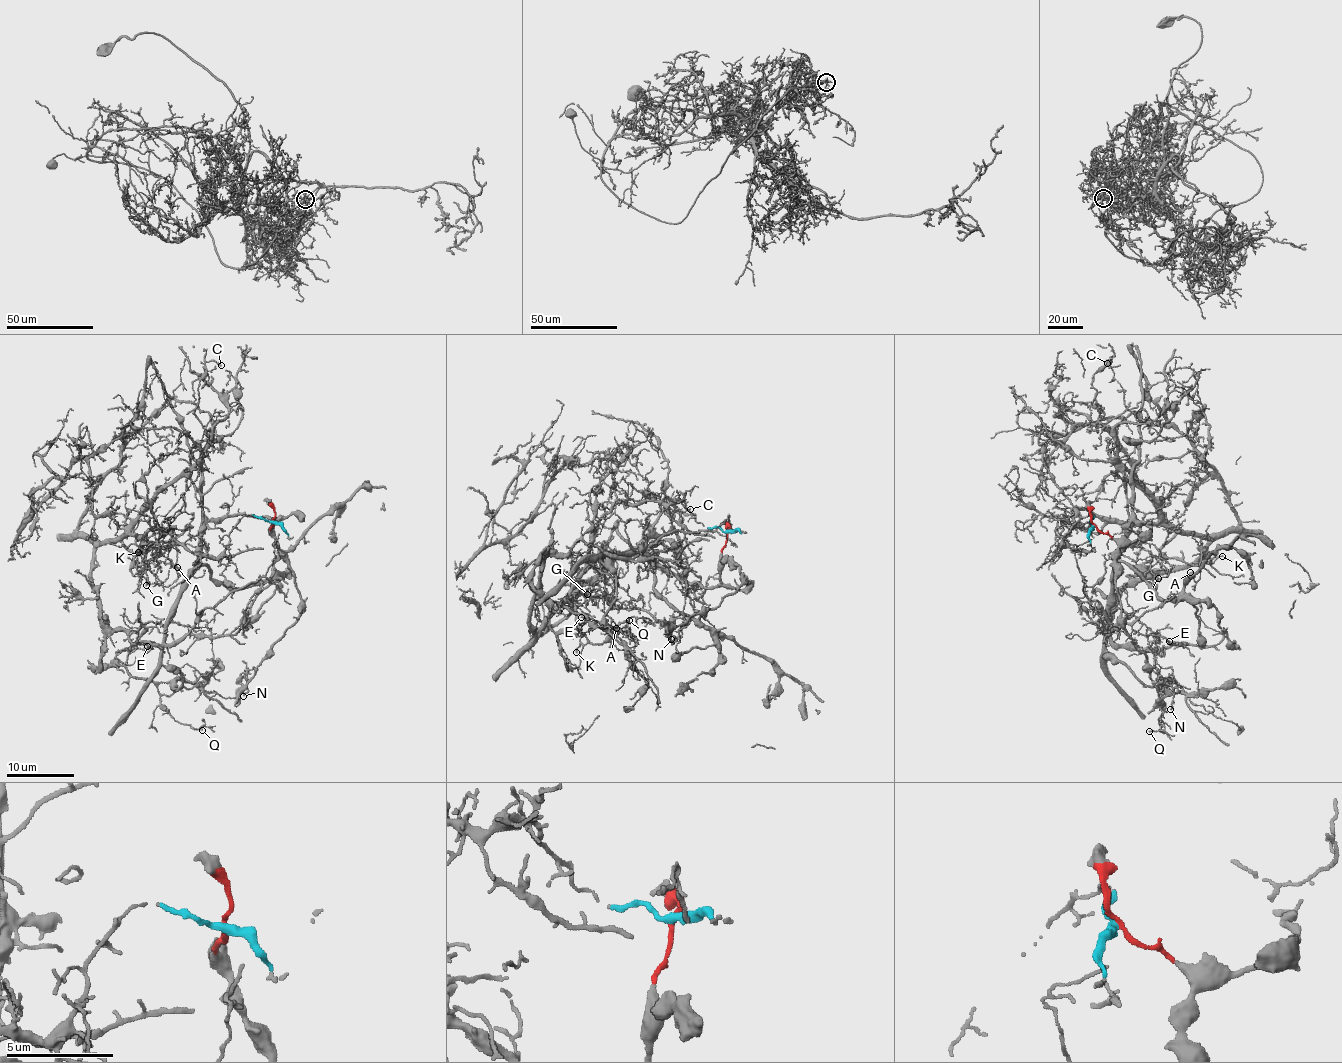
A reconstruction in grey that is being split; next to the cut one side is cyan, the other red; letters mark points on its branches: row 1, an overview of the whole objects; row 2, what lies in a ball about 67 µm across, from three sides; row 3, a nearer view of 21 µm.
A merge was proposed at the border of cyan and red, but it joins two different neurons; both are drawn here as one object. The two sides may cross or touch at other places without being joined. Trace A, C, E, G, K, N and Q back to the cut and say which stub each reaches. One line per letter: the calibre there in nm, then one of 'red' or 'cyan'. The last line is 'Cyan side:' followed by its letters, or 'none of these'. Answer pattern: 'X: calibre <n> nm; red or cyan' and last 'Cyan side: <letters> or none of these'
A: calibre 170 nm; cyan
C: calibre 130 nm; cyan
E: calibre 190 nm; cyan
G: calibre 110 nm; cyan
K: calibre 130 nm; cyan
N: calibre 160 nm; red
Q: calibre 140 nm; cyan
Cyan side: A, C, E, G, K, Q

